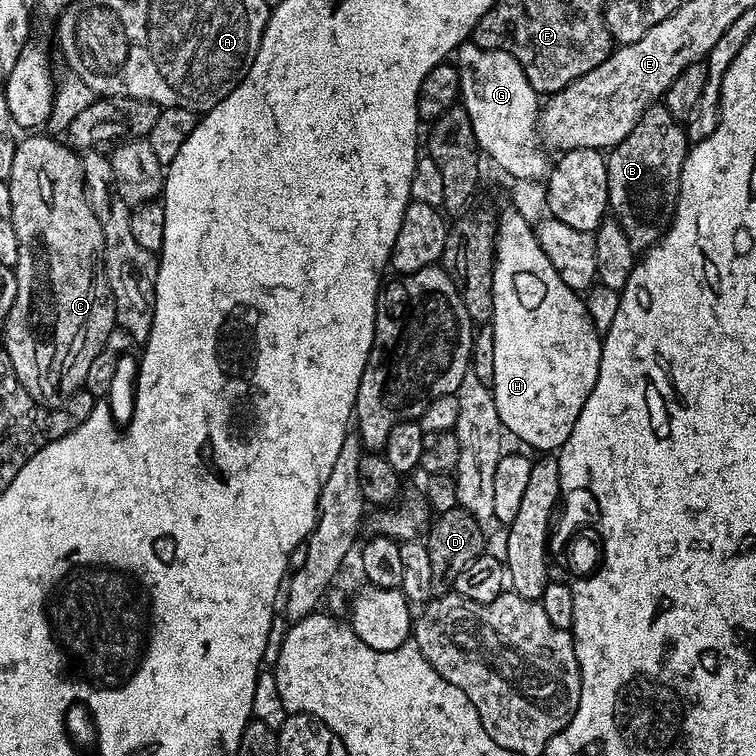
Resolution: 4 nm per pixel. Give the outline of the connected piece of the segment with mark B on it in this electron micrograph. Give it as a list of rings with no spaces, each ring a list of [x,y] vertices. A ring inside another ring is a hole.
[[[663,103],[645,110],[642,118],[607,153],[608,206],[611,215],[622,226],[634,250],[647,250],[657,244],[676,214],[680,179],[690,143],[685,125],[676,120]]]

